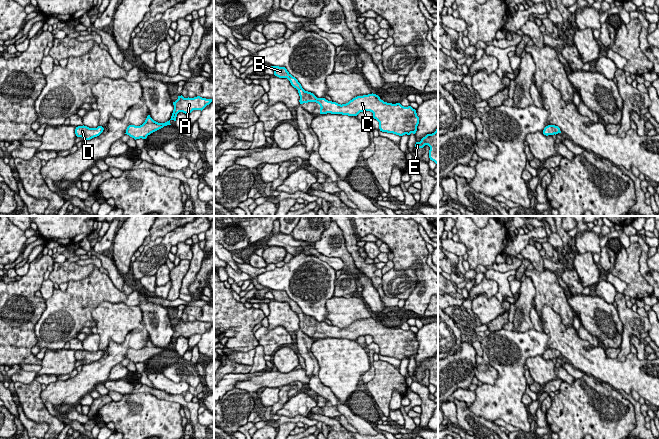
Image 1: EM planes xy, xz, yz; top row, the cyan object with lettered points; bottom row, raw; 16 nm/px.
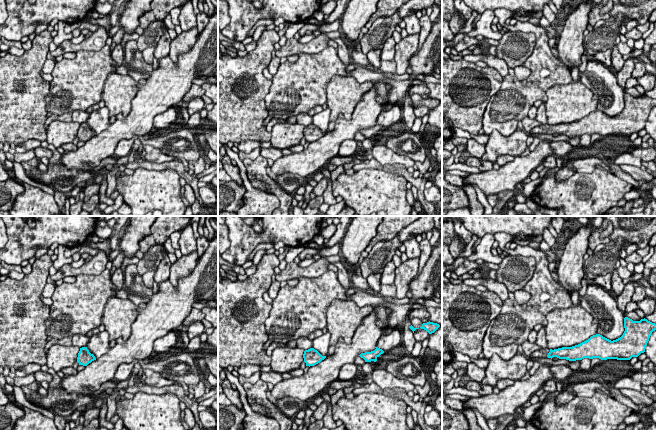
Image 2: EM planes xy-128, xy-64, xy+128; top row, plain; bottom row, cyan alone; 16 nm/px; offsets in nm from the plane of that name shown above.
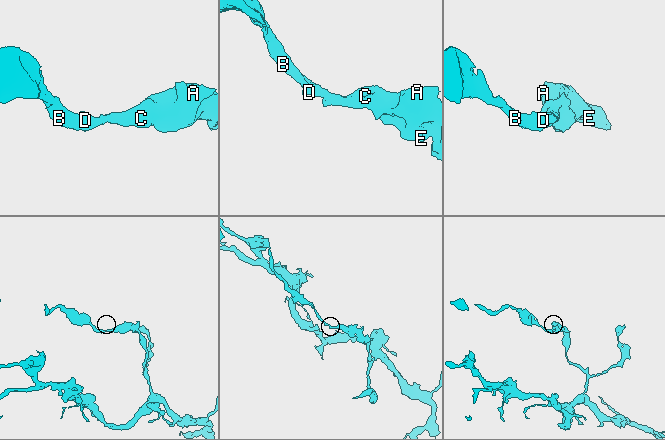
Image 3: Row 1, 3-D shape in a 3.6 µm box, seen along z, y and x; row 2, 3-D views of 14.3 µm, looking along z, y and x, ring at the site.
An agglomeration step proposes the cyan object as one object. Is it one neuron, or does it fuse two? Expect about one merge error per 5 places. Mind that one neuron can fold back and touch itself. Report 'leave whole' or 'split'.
leave whole

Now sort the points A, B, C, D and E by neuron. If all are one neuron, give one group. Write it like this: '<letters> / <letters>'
A B C D E

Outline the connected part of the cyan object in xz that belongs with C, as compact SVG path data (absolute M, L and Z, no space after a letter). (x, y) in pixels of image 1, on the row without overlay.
M271 290L274 299L287 302L291 309L298 314L300 328L316 326L320 329L320 338L342 338L357 340L360 336L370 335L373 342L379 346L382 356L393 357L399 360L415 358L419 348L416 334L411 330L404 331L400 327L384 326L376 318L357 320L346 328L338 328L325 322L317 322L313 317L305 315L298 304L285 291Z

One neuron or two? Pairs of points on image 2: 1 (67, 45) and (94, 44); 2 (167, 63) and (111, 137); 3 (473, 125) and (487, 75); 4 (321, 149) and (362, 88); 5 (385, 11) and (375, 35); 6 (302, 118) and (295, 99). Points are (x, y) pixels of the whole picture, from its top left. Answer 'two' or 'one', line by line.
1: one
2: one
3: one
4: two
5: two
6: two

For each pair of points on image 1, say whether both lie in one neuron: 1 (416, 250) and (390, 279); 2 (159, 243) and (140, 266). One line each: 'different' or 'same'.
1: different
2: same

